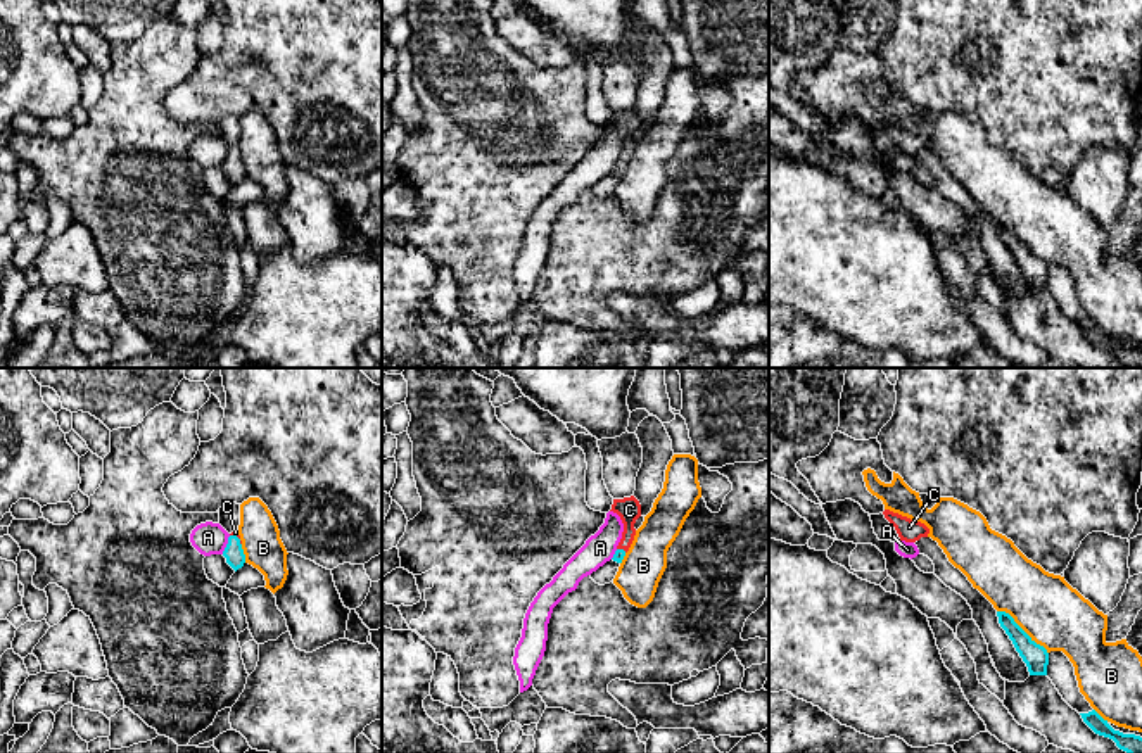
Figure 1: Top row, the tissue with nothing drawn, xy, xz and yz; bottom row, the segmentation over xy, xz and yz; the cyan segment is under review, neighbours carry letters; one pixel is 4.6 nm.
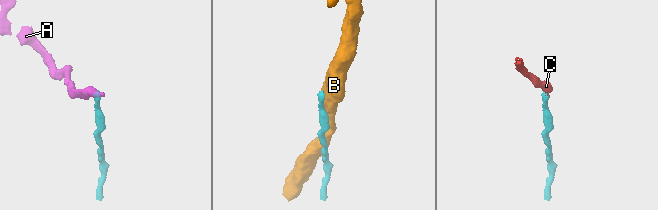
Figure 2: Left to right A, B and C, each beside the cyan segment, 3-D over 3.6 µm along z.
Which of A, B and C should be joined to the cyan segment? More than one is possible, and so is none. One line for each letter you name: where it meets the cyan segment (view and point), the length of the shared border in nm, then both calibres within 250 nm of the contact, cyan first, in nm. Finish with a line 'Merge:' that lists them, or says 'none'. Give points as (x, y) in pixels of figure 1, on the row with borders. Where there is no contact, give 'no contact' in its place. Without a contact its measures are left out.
C: xy (237, 537) | 80 nm | 90/20 nm
Merge: C

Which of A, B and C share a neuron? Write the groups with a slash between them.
A / B / C

